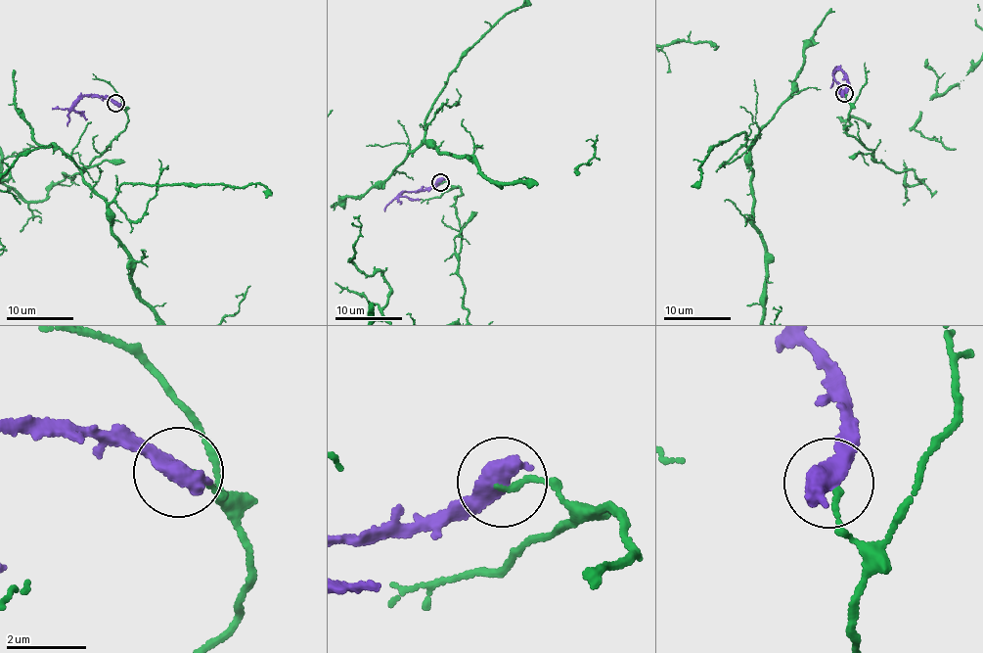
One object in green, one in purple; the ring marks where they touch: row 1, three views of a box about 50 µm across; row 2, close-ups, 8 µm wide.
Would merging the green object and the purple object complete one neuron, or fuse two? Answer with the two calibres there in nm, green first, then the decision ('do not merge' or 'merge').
130 nm thick on the green side, 600 nm on the other; do not merge

